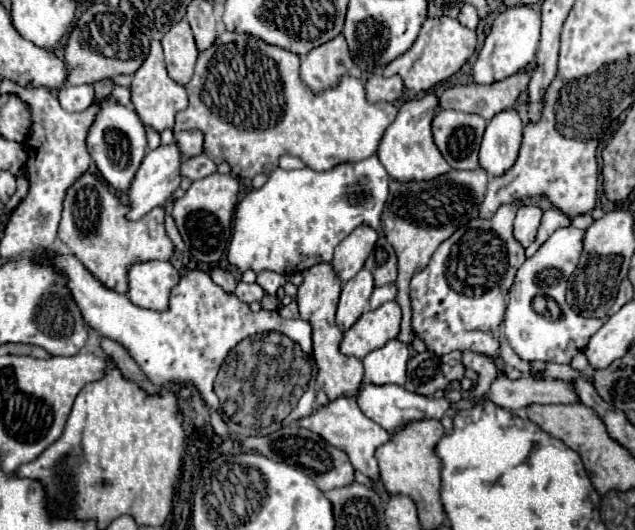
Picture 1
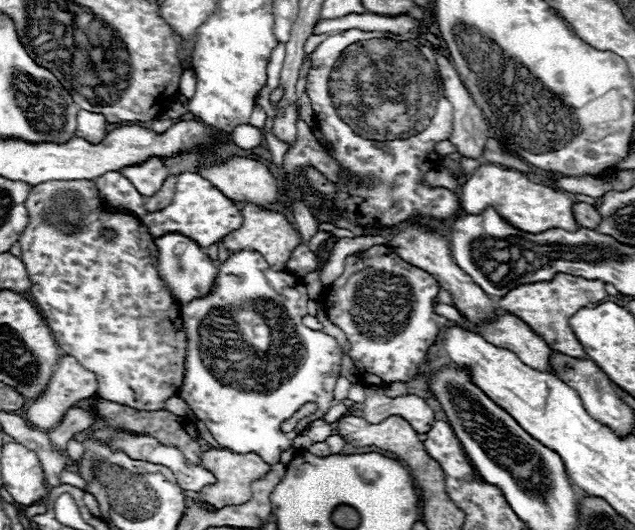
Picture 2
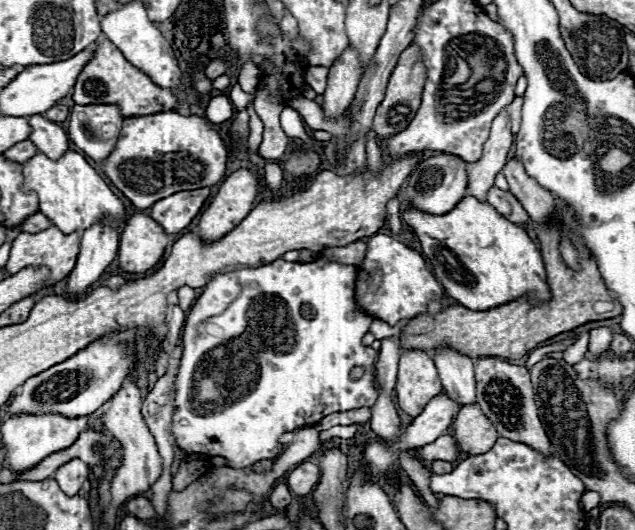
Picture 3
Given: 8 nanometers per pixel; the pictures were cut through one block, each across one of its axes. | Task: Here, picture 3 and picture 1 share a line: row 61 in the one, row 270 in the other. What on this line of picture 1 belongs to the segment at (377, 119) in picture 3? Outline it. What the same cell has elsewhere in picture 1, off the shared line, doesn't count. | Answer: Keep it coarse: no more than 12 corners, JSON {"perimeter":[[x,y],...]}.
{"perimeter":[[488,174],[390,180],[382,212],[398,256],[400,342],[410,344],[410,278],[478,218]]}

